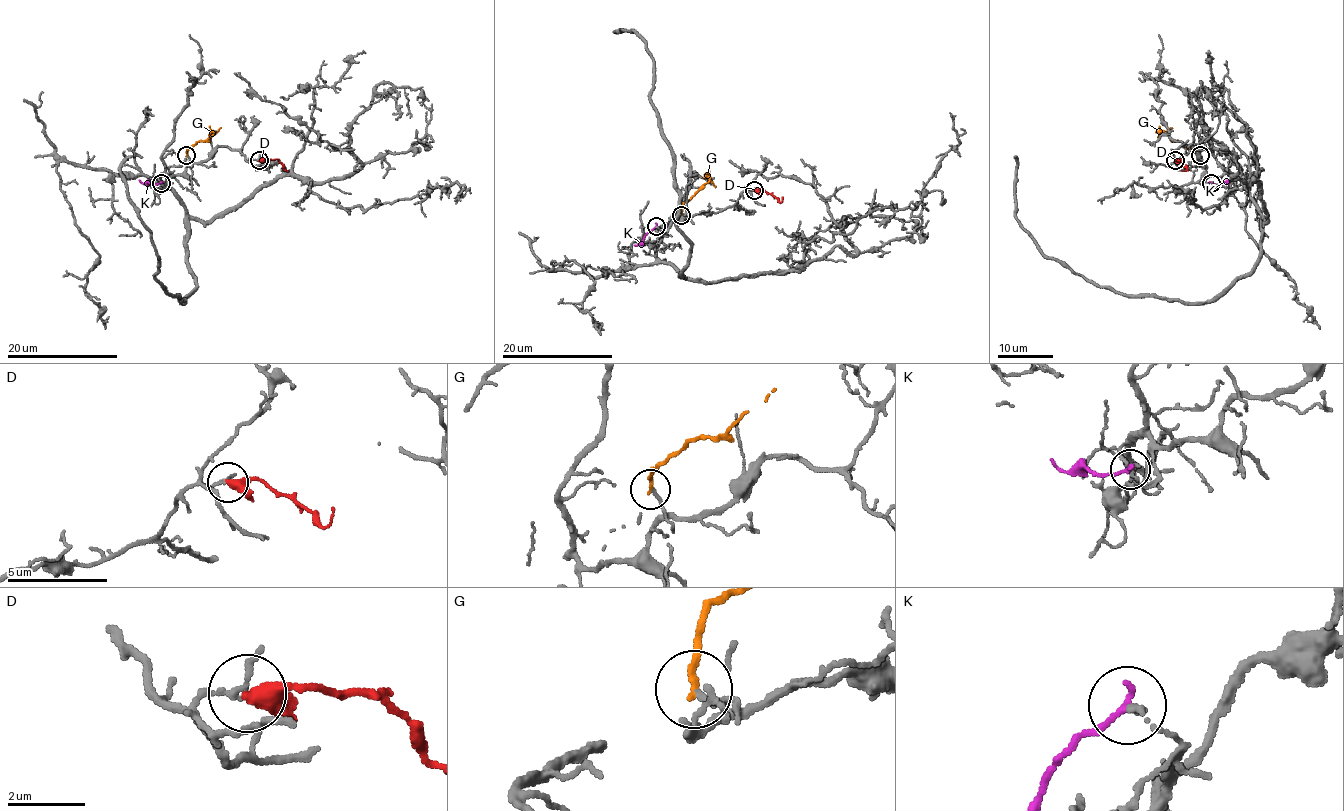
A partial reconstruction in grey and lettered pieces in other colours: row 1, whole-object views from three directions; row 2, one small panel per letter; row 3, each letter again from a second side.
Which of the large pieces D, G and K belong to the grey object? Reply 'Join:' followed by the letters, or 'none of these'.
Join: G

